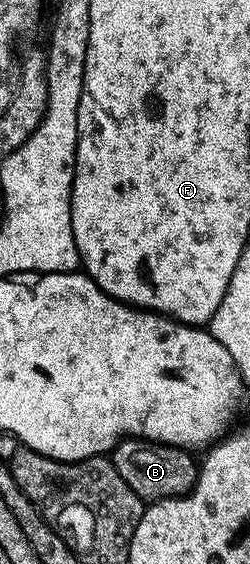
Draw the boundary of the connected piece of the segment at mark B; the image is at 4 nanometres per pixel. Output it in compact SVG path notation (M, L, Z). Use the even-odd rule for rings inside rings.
M124 437L123 441L110 451L109 457L113 468L117 468L121 480L125 480L125 484L129 484L129 488L133 488L133 492L137 492L137 496L144 504L160 502L166 498L179 498L183 494L188 494L195 487L195 481L199 475L200 463L192 451L183 450L180 446L166 446L160 442L149 442L145 438Z

